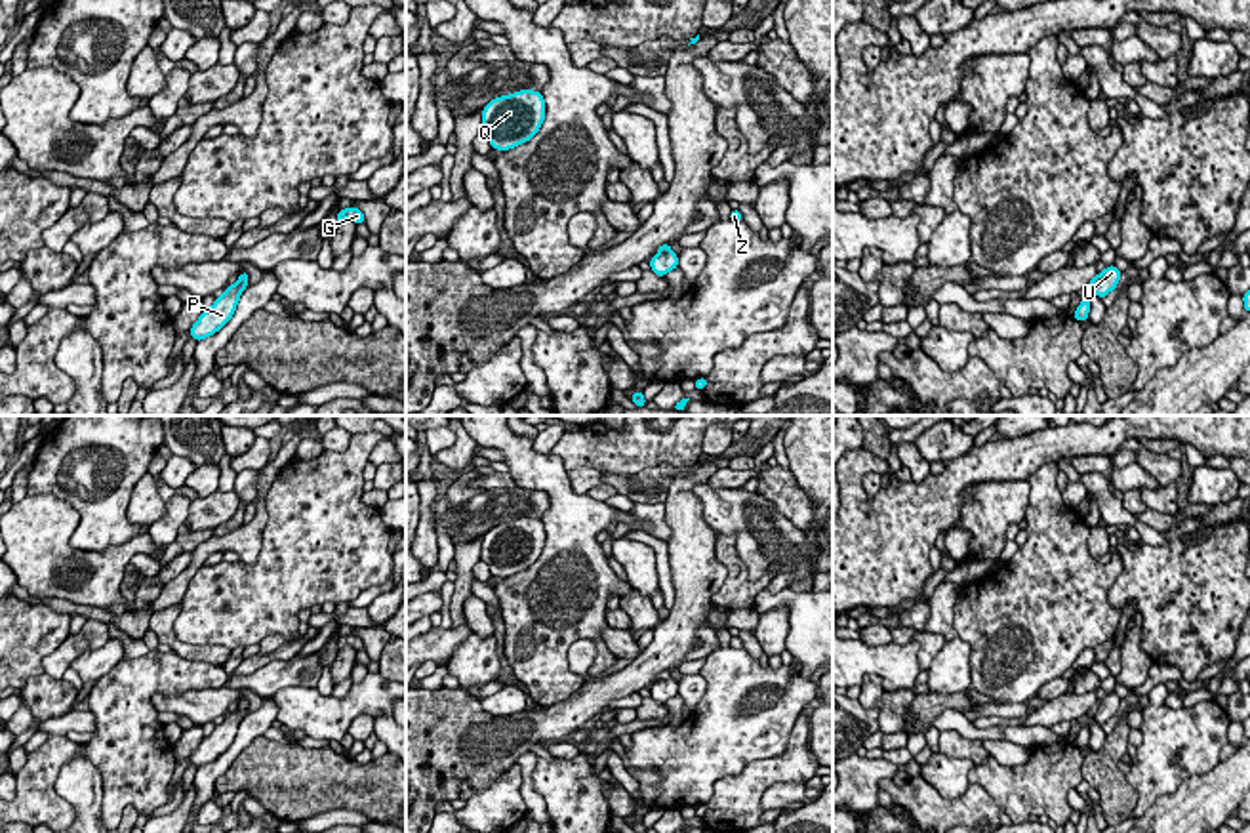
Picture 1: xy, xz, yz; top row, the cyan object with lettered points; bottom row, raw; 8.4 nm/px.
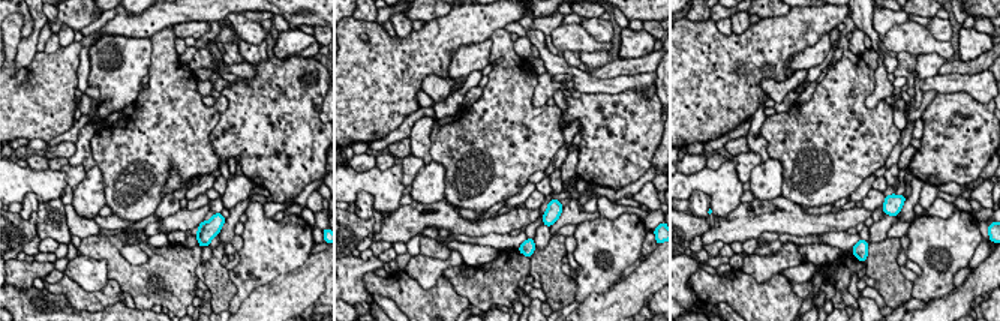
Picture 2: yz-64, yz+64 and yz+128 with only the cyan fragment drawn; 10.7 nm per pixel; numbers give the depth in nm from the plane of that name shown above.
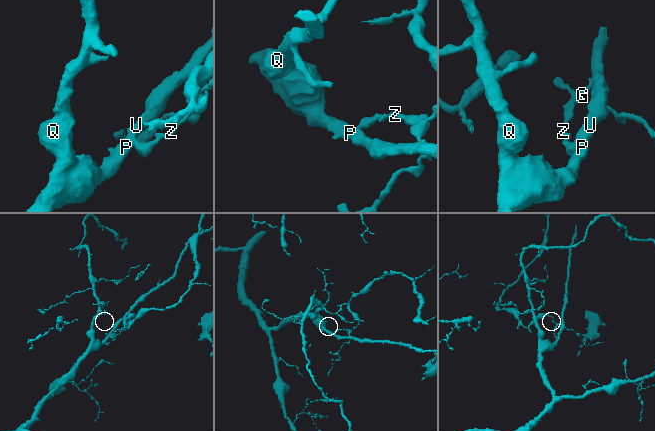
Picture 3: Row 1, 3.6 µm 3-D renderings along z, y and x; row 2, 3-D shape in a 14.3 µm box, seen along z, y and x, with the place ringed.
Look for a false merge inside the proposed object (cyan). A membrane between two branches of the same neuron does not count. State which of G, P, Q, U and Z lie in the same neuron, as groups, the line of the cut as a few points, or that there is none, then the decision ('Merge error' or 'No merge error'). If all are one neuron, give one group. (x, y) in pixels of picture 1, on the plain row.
Groups: G Z / P Q U. Split along yz (1102, 702), (1092, 717). Merge error

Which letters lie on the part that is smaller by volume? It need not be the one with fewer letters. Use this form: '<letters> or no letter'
G, Z

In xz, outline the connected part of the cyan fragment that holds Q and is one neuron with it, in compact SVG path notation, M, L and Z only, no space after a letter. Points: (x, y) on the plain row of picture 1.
M520 517L490 528L482 538L480 560L492 576L509 578L532 566L545 545L543 520Z

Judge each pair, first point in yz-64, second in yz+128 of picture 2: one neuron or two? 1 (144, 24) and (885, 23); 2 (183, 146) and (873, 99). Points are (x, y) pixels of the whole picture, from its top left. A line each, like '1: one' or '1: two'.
1: two
2: two

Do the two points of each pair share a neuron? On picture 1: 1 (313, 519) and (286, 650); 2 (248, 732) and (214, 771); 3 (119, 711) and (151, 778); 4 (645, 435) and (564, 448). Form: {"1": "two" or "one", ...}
{"1": "two", "2": "one", "3": "one", "4": "one"}

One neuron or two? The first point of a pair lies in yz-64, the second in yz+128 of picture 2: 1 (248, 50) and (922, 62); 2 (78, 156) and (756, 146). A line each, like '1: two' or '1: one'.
1: one
2: one

